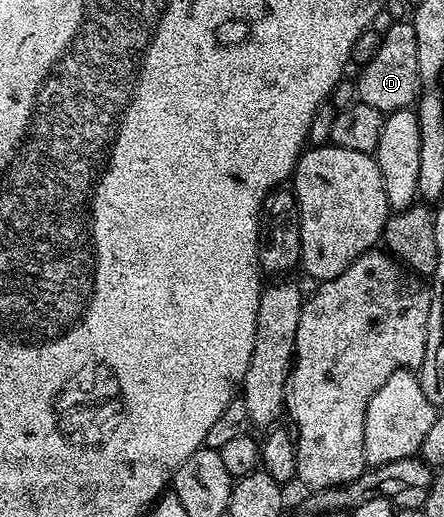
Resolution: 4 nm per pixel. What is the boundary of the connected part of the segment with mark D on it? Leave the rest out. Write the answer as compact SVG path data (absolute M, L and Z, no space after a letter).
M407 19L392 24L384 32L376 53L364 64L360 77L354 80L356 99L382 113L412 108L422 92L418 74L418 41L414 38L414 26Z

